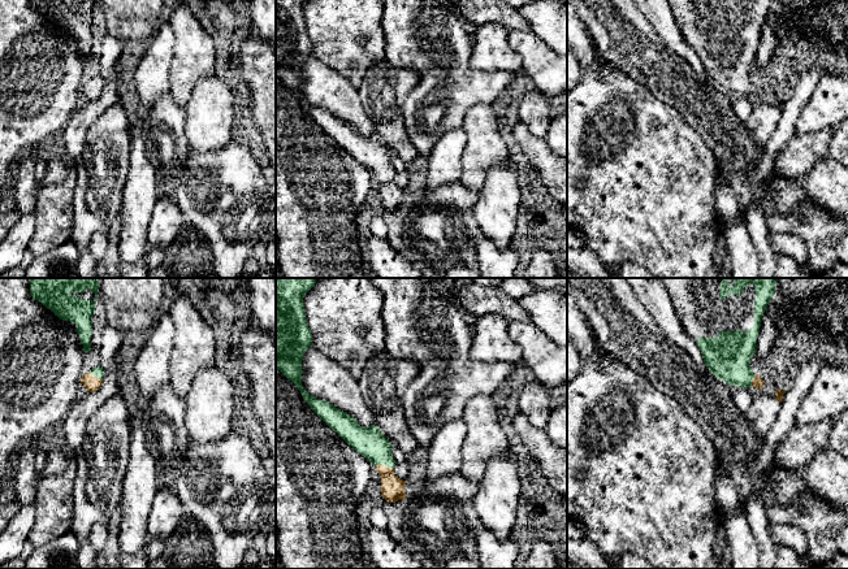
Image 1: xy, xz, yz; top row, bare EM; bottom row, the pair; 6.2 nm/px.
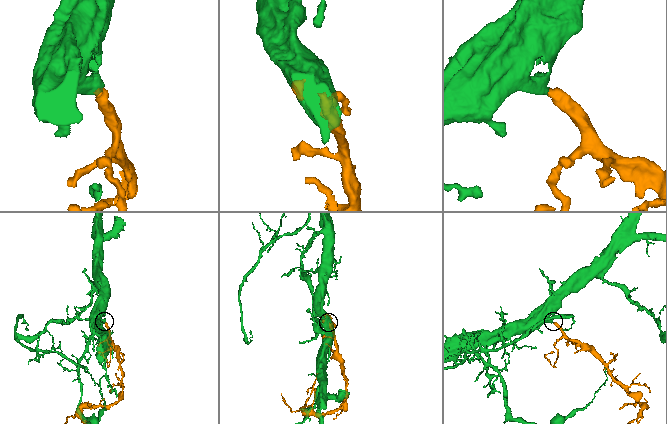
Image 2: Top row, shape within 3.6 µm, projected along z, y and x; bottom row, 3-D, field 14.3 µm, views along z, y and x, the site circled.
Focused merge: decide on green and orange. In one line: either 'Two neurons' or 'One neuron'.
One neuron

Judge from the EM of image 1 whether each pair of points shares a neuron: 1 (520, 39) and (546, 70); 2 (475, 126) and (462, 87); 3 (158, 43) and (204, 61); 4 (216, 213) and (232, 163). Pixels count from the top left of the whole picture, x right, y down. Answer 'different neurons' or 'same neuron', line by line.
1: same neuron
2: different neurons
3: different neurons
4: same neuron

